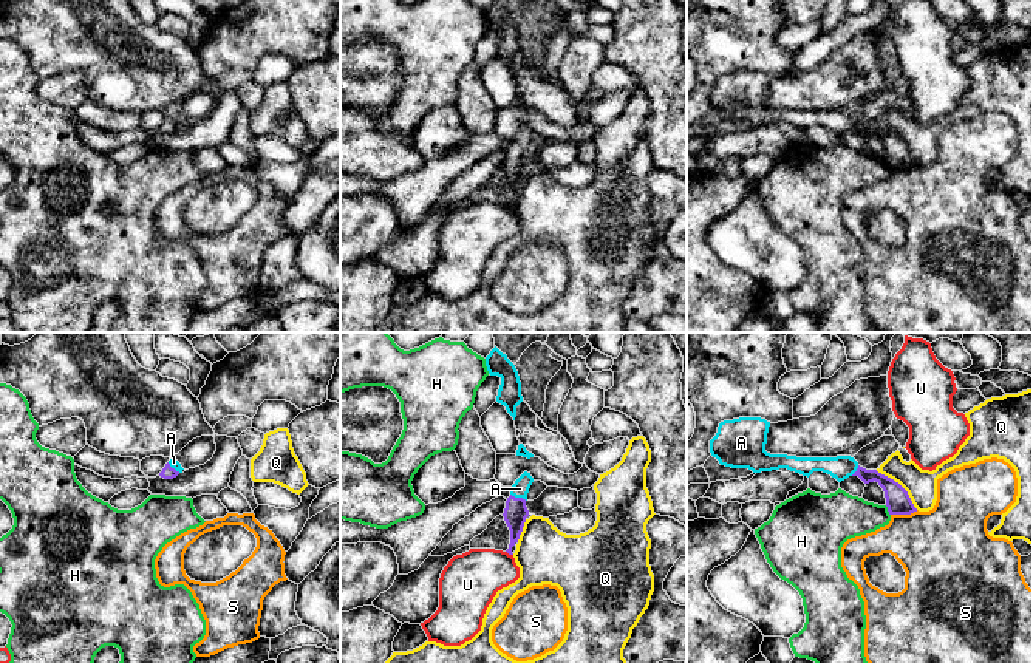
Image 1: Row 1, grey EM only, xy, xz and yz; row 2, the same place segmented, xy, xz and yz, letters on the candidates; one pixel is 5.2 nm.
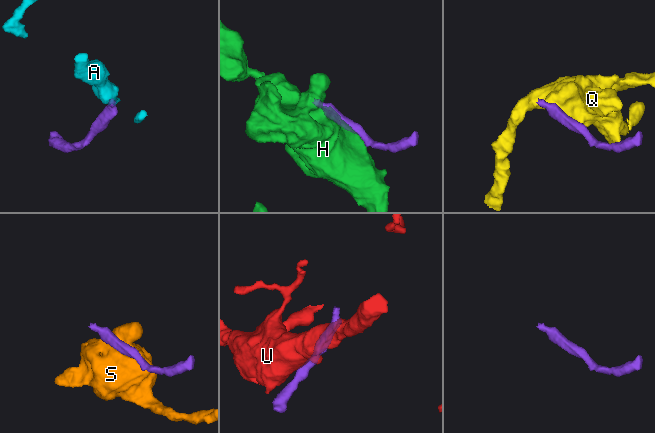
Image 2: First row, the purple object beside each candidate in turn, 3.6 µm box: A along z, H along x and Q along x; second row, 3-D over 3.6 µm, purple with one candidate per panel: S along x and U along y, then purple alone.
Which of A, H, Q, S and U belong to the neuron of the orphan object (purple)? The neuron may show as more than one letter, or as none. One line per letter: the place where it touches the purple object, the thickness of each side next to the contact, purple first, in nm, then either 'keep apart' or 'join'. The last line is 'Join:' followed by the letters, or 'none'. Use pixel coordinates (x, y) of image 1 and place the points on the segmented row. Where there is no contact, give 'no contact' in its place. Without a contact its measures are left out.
A: meets purple in xz at (518, 498); 120 nm thick on the purple side, 90 nm on the other; join
H: meets purple in yz at (888, 510); 130 nm thick on the purple side, 240 nm on the other; keep apart
Q: meets purple in yz at (900, 486); 130 nm thick on the purple side, 160 nm on the other; keep apart
S: meets purple in yz at (903, 513); 130 nm thick on the purple side, 400 nm on the other; keep apart
U: meets purple in xz at (509, 554); 120 nm thick on the purple side, 280 nm on the other; keep apart
Join: A

